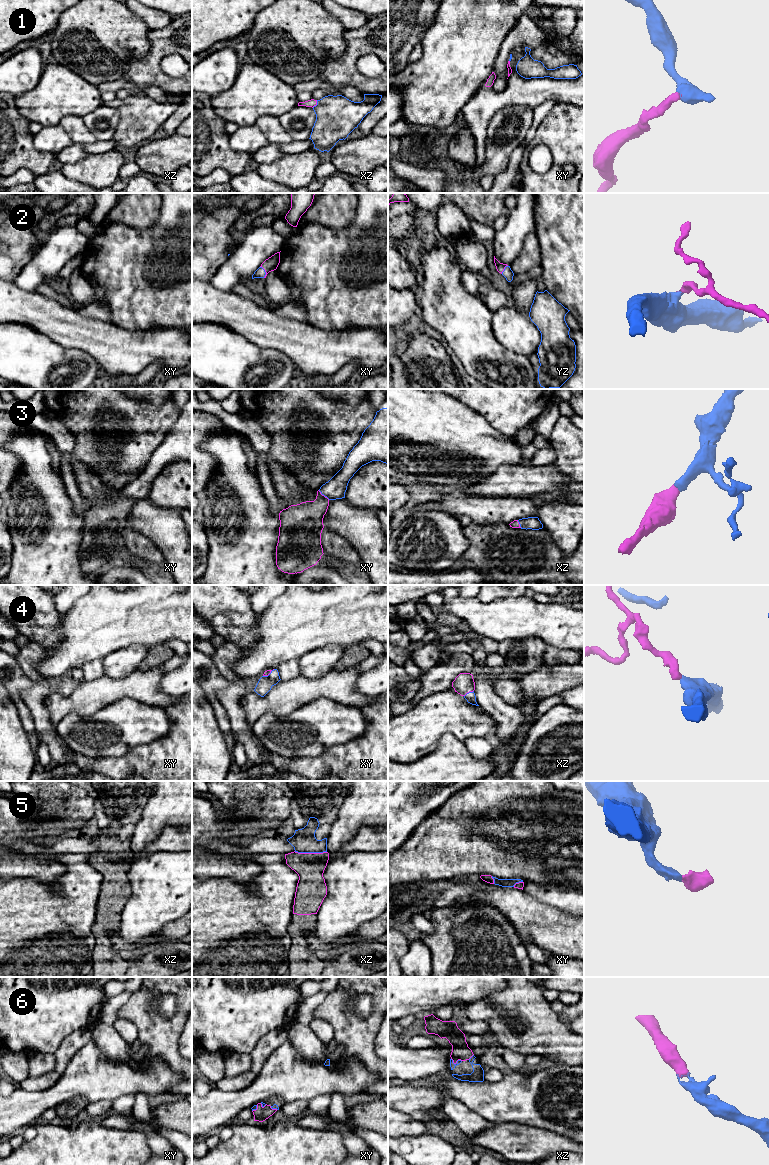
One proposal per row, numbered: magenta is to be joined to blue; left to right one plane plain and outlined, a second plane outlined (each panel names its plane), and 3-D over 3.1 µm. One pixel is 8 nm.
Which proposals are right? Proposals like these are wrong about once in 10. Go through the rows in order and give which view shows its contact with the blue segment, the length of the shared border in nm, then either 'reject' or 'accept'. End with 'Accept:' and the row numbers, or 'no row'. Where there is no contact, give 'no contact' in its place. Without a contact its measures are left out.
1: meets blue in xz; contact 80 nm long; accept
2: meets blue in xy; contact 100 nm long; accept
3: meets blue in xy; contact 120 nm long; accept
4: meets blue in xz; contact 90 nm long; accept
5: meets blue in xz; contact 260 nm long; accept
6: meets blue in xz; contact 90 nm long; accept
Accept: 1, 2, 3, 4, 5, 6

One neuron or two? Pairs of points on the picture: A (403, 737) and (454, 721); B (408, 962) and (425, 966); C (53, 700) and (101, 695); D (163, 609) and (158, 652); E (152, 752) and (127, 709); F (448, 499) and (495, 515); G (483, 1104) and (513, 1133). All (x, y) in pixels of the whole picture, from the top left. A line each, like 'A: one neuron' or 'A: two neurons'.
A: one neuron
B: one neuron
C: one neuron
D: two neurons
E: two neurons
F: one neuron
G: two neurons

